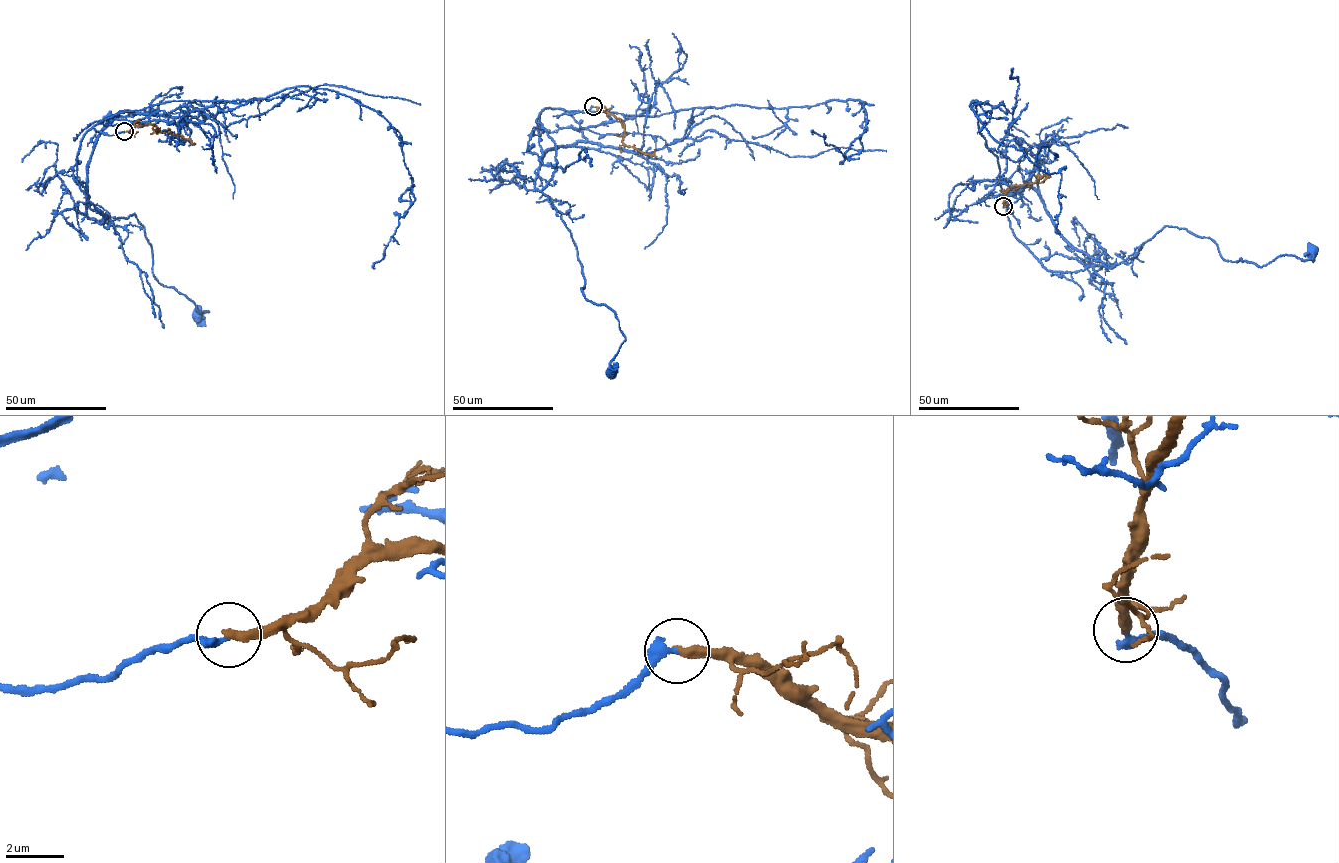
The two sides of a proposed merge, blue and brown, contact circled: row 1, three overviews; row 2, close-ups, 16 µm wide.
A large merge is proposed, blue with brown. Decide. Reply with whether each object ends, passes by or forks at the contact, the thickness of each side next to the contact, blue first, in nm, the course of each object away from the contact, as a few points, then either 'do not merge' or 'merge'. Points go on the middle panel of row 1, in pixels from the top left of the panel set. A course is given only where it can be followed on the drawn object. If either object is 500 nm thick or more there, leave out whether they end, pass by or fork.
blue ends; brown ends; calibres 300 and 320 nm; course blue (593, 106), (536, 121), (556, 164), (542, 192), (581, 290), (625, 338), (613, 372); course brown (593, 106), (612, 114), (622, 121), (623, 143), (647, 154), (653, 155), (654, 150); do not merge

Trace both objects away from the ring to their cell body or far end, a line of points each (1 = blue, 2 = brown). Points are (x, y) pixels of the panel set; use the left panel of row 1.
1: (124, 131), (84, 135), (77, 184), (101, 224), (135, 214), (153, 275), (200, 314)
2: (124, 131), (150, 124), (157, 131), (181, 135), (192, 145)

